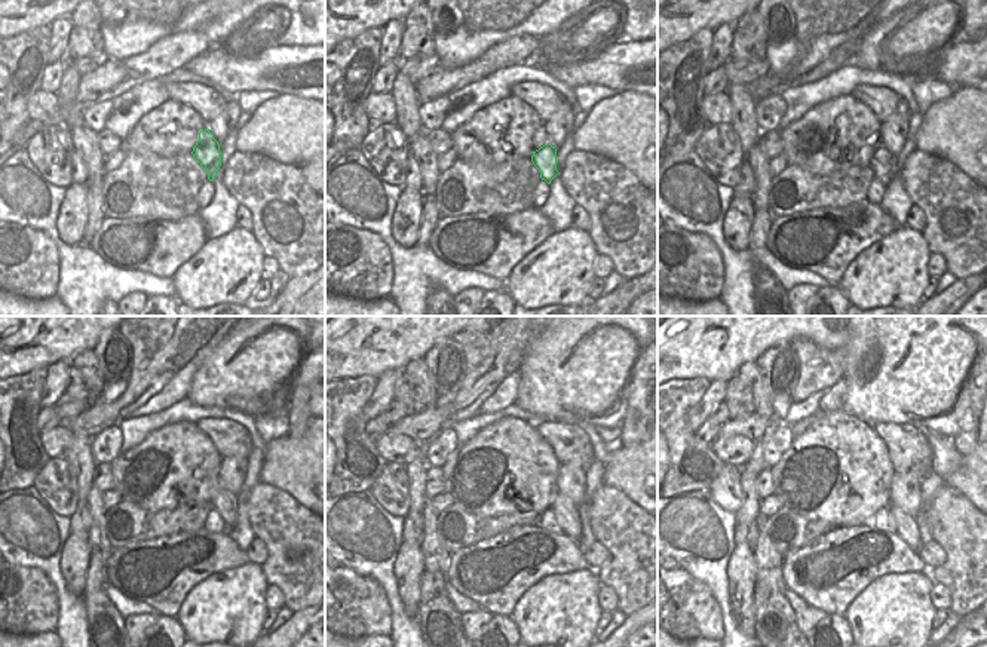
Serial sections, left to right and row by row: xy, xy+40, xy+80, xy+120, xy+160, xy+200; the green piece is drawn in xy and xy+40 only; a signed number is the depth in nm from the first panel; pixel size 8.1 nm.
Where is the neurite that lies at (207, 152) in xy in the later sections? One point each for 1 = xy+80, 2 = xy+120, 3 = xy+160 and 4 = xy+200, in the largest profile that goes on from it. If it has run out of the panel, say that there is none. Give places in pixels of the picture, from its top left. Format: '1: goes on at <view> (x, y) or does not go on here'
1: goes on at xy+80 (883, 163)
2: goes on at xy+120 (224, 502)
3: goes on at xy+160 (566, 512)
4: goes on at xy+200 (907, 529)

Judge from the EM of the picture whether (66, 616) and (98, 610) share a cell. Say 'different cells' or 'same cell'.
different cells

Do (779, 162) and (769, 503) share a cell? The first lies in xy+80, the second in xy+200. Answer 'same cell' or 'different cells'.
same cell

